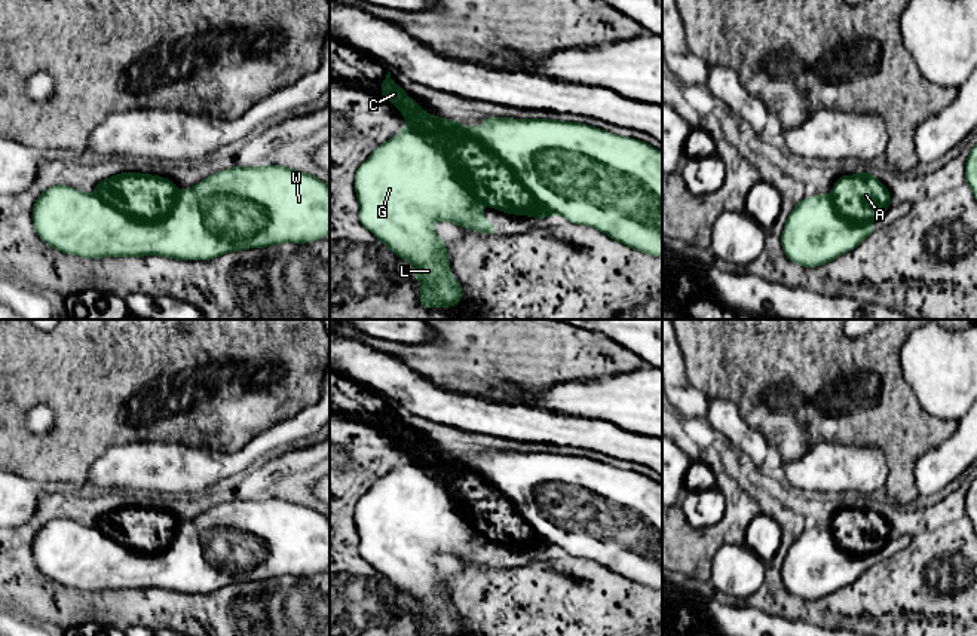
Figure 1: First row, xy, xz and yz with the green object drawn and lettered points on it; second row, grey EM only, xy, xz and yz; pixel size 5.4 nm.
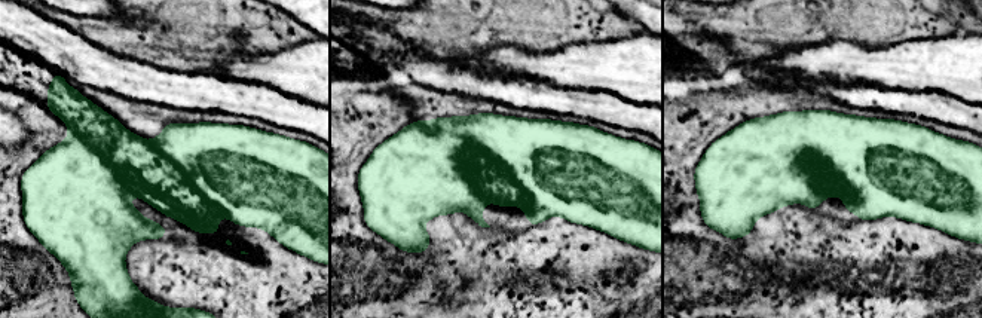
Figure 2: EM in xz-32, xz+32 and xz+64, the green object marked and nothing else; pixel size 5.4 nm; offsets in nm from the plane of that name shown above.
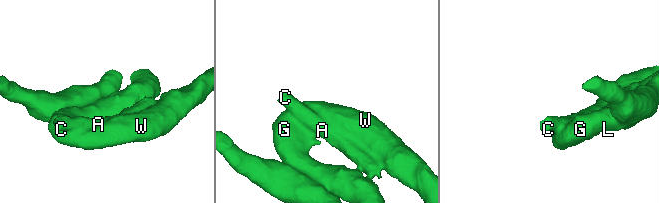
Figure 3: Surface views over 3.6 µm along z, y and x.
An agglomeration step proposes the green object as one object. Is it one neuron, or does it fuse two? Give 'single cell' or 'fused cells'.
fused cells

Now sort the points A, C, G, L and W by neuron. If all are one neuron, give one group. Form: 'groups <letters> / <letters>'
groups A C / G L W

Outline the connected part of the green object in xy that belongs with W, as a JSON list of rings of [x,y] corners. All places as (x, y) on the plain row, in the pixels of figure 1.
[[[238,498],[180,523],[163,550],[140,553],[99,529],[56,517],[37,530],[33,556],[45,577],[85,591],[157,588],[175,593],[212,593],[232,584],[285,575],[310,577],[328,569],[330,519],[288,499]]]

